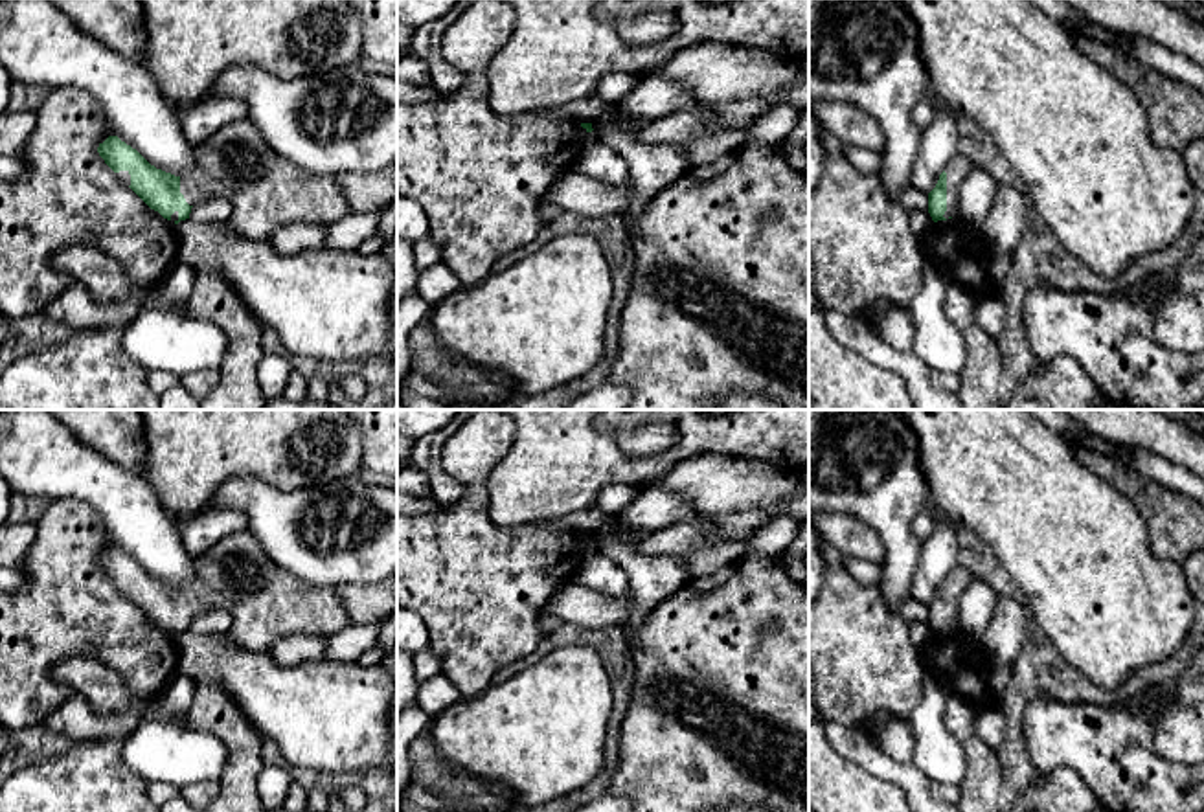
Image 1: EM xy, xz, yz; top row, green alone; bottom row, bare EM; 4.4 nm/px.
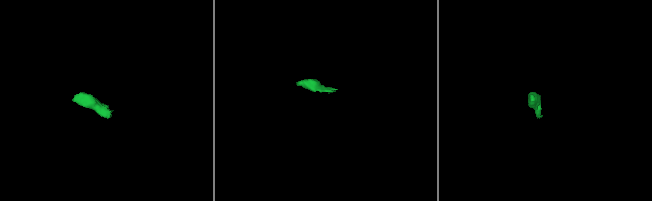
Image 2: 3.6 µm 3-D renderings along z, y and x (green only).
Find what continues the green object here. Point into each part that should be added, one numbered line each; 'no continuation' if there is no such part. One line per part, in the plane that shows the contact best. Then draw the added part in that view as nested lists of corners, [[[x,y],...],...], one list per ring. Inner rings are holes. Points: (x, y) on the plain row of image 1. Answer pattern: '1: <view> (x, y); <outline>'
1: yz (958, 579); [[[960,564],[947,575],[947,623],[943,626],[945,630],[956,628],[960,625],[958,608],[972,579],[974,575]]]

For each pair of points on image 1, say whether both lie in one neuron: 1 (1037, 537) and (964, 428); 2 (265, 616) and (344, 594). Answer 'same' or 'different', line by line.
1: same
2: different

